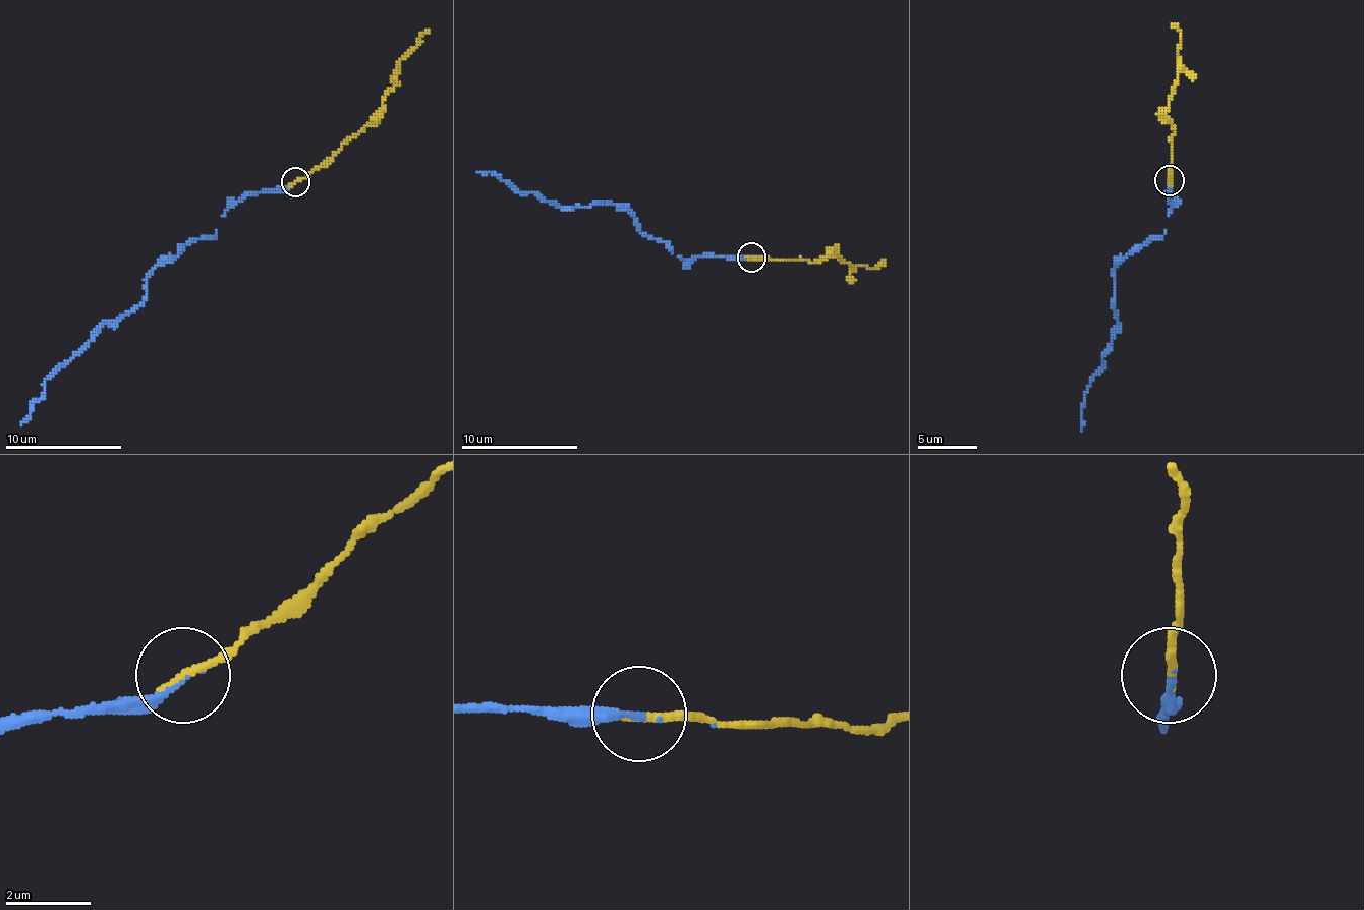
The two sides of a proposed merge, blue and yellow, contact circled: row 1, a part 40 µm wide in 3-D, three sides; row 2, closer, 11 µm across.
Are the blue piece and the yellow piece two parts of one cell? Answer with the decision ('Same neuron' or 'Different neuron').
Same neuron

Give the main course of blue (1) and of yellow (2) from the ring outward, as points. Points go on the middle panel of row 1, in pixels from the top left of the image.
1: (750, 257), (681, 260), (614, 204), (559, 207), (518, 192), (501, 175), (477, 172)
2: (750, 257), (811, 263), (835, 253), (852, 265), (875, 268), (885, 260)

